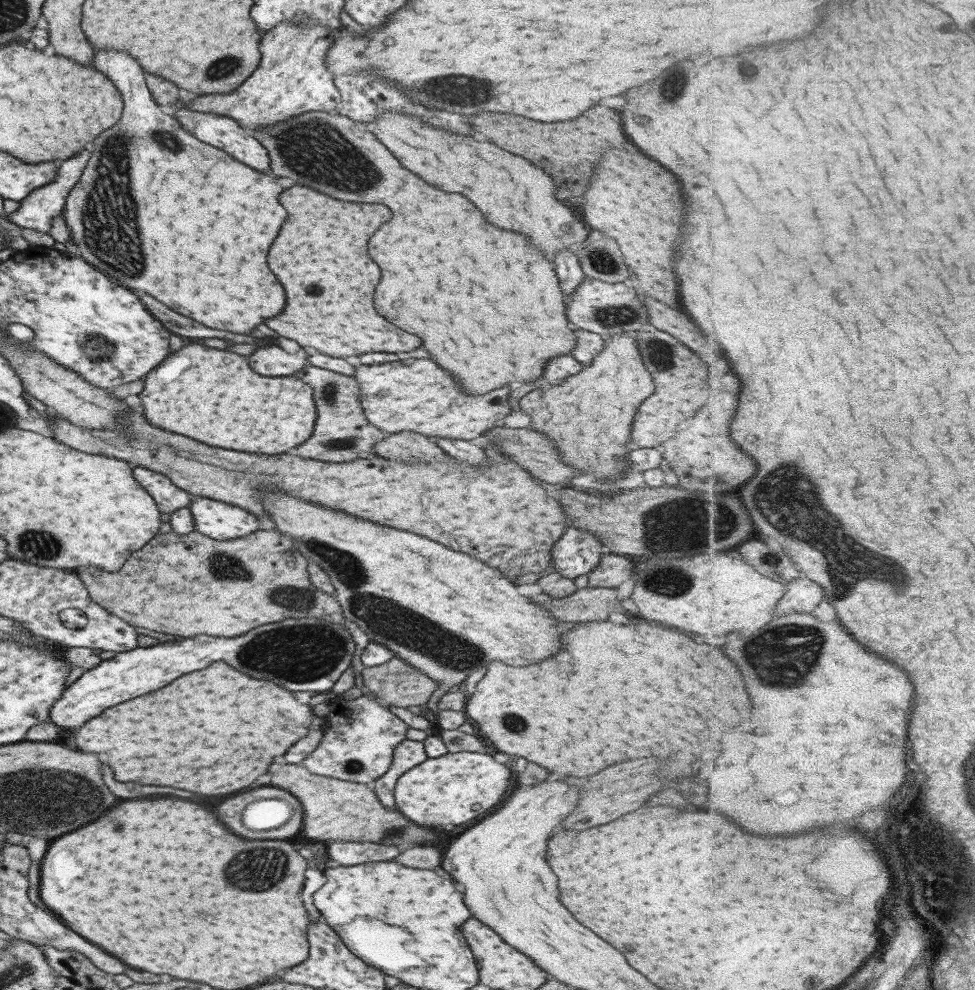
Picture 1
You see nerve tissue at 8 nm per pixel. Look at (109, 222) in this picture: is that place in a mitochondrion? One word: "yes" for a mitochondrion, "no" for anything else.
yes

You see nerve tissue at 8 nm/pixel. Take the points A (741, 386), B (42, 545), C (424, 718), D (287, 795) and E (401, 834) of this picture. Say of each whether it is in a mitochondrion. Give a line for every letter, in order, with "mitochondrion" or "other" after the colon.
A: other
B: mitochondrion
C: other
D: other
E: mitochondrion

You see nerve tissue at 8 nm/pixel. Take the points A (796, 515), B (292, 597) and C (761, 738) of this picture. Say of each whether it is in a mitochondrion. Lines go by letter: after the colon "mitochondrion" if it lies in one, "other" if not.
A: mitochondrion
B: mitochondrion
C: other

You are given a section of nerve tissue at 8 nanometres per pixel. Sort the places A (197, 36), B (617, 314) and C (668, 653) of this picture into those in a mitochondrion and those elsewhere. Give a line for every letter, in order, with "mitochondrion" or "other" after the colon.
A: other
B: mitochondrion
C: other

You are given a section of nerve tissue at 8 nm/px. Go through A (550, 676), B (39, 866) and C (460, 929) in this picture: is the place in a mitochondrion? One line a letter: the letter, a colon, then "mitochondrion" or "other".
A: other
B: other
C: other

